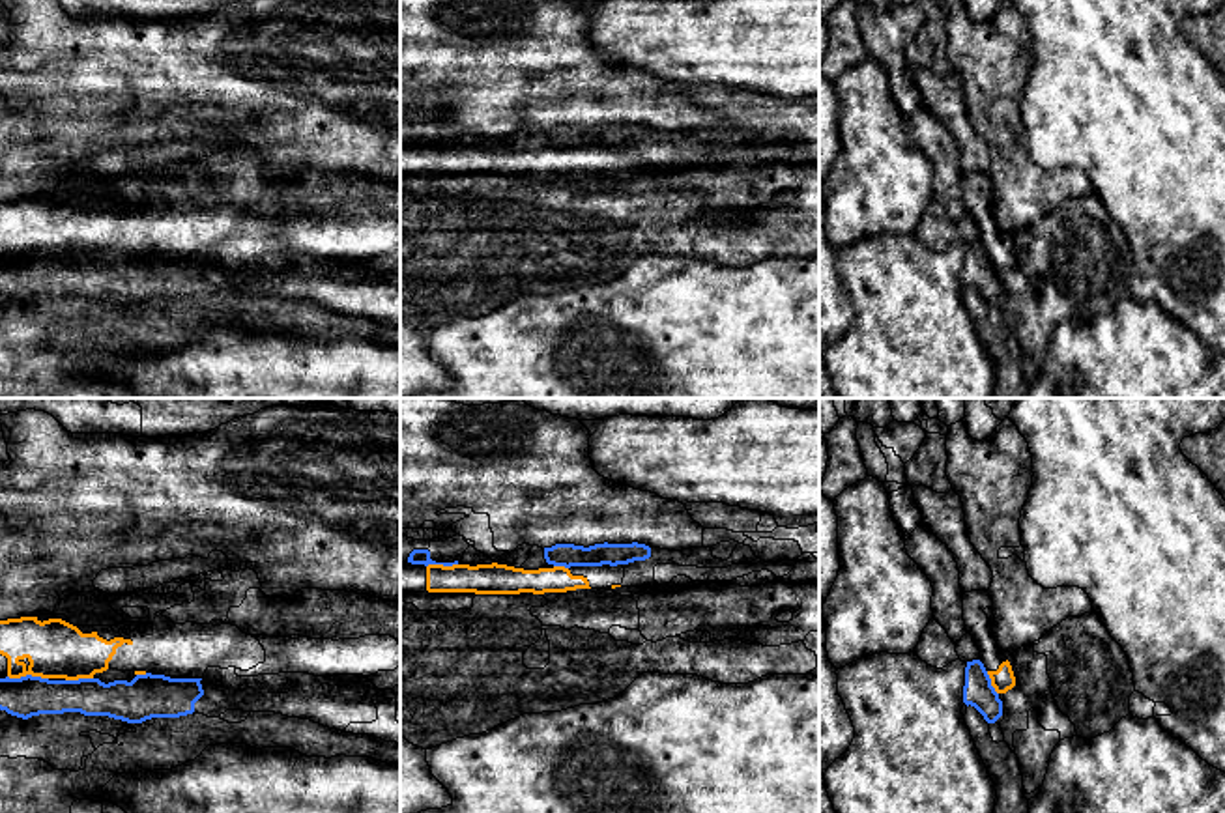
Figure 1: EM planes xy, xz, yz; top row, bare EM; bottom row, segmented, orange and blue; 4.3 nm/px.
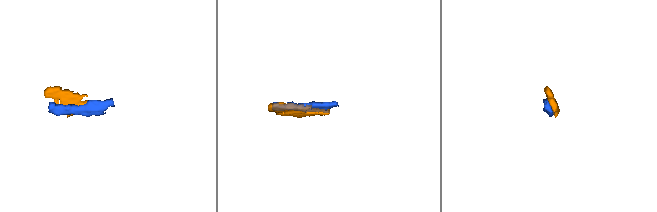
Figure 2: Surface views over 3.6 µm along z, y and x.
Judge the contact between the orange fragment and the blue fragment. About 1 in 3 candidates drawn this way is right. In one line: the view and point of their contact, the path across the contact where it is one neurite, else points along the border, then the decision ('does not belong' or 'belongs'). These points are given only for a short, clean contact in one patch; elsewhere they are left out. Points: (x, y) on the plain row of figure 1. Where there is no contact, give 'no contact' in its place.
xy (28, 255) | does not belong

